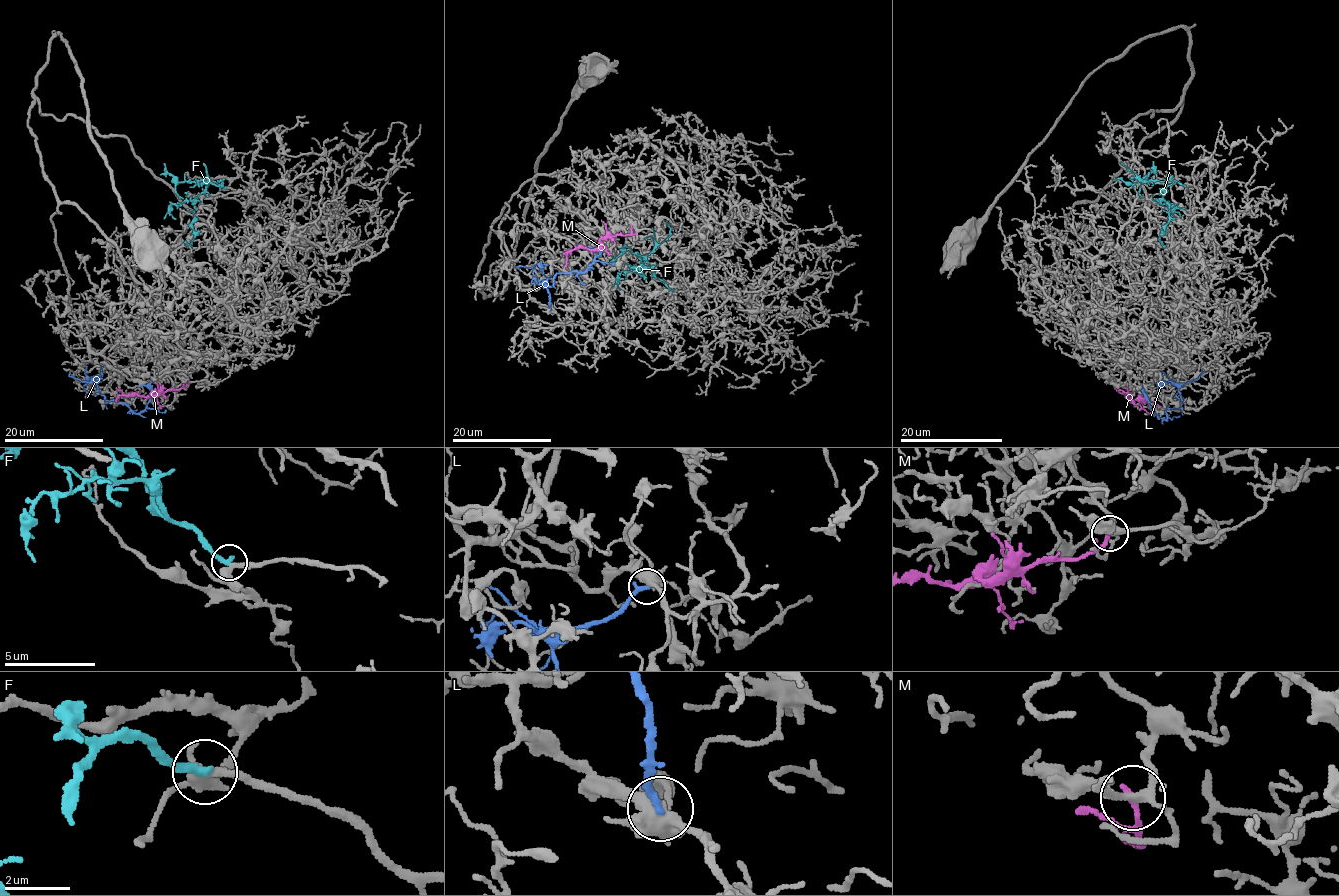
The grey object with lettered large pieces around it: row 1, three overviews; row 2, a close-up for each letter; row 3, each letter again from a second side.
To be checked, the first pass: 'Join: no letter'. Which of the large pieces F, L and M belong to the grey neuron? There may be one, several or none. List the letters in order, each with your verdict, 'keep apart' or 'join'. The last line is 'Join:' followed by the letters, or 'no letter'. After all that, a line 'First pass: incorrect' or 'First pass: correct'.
F: join
L: keep apart
M: keep apart
Join: F
First pass: incorrect

